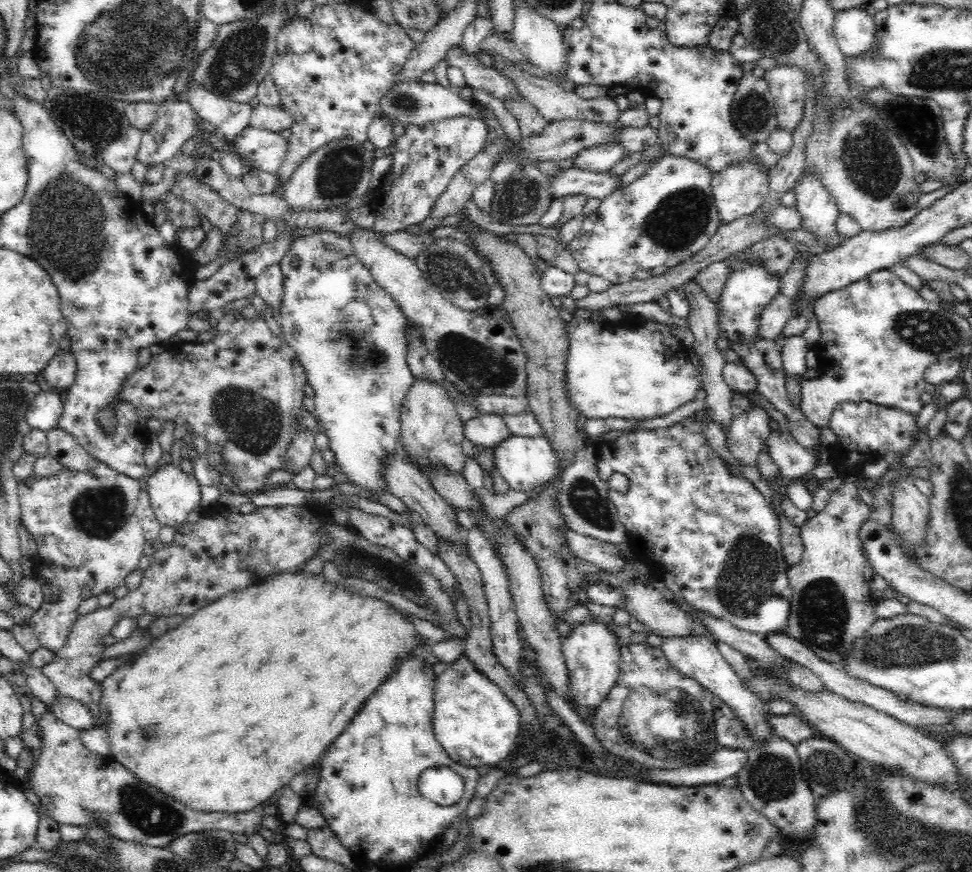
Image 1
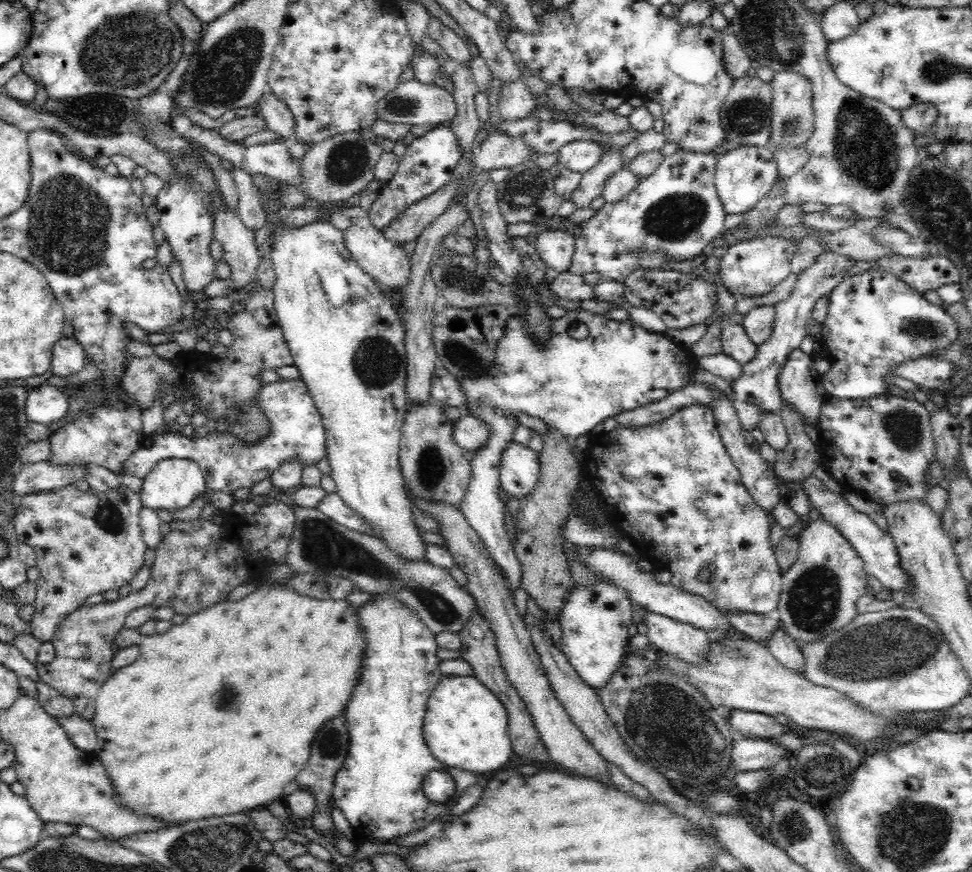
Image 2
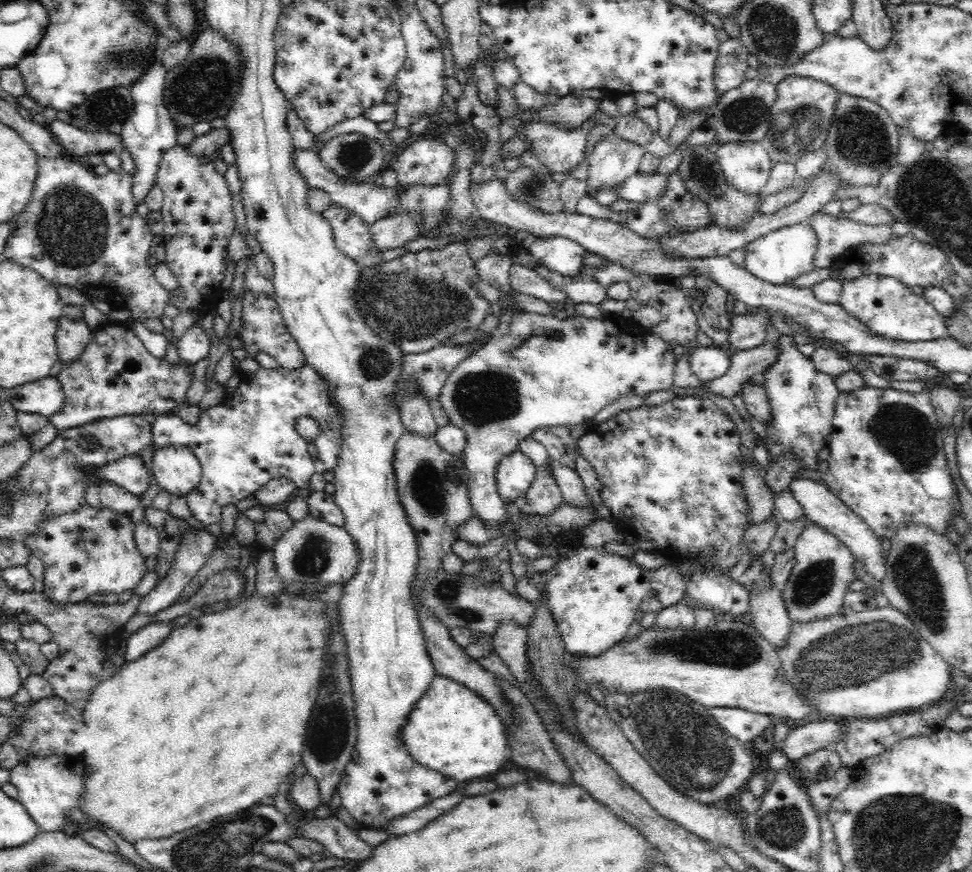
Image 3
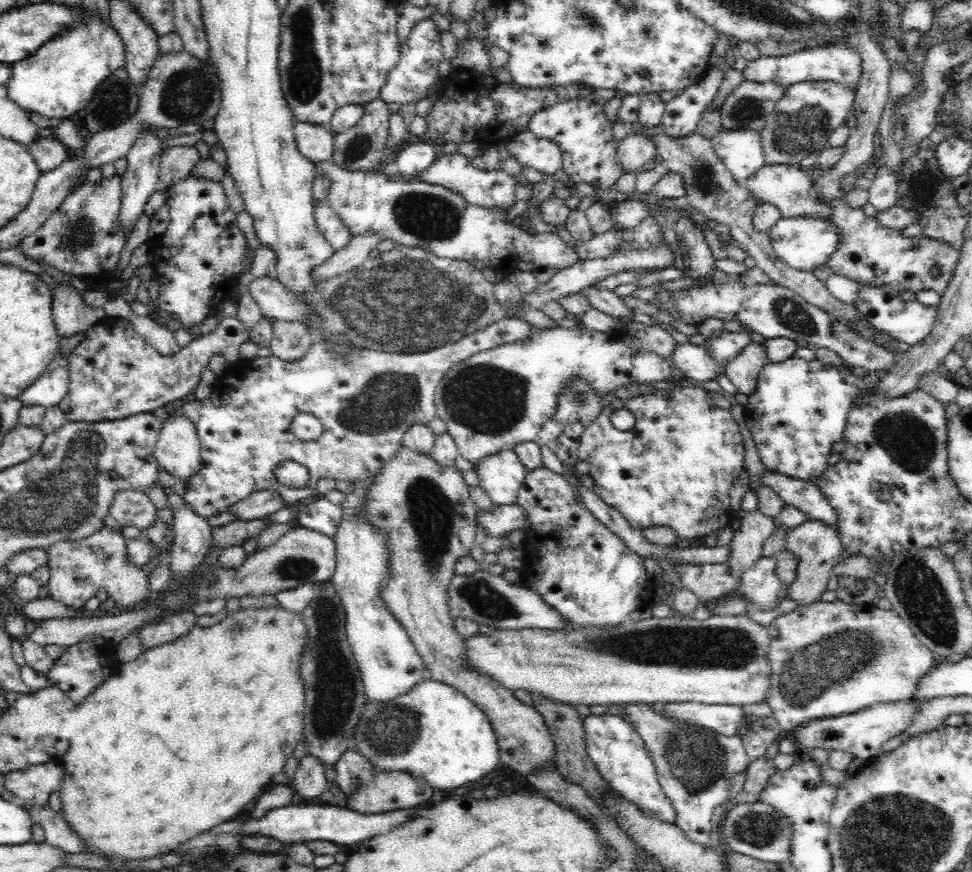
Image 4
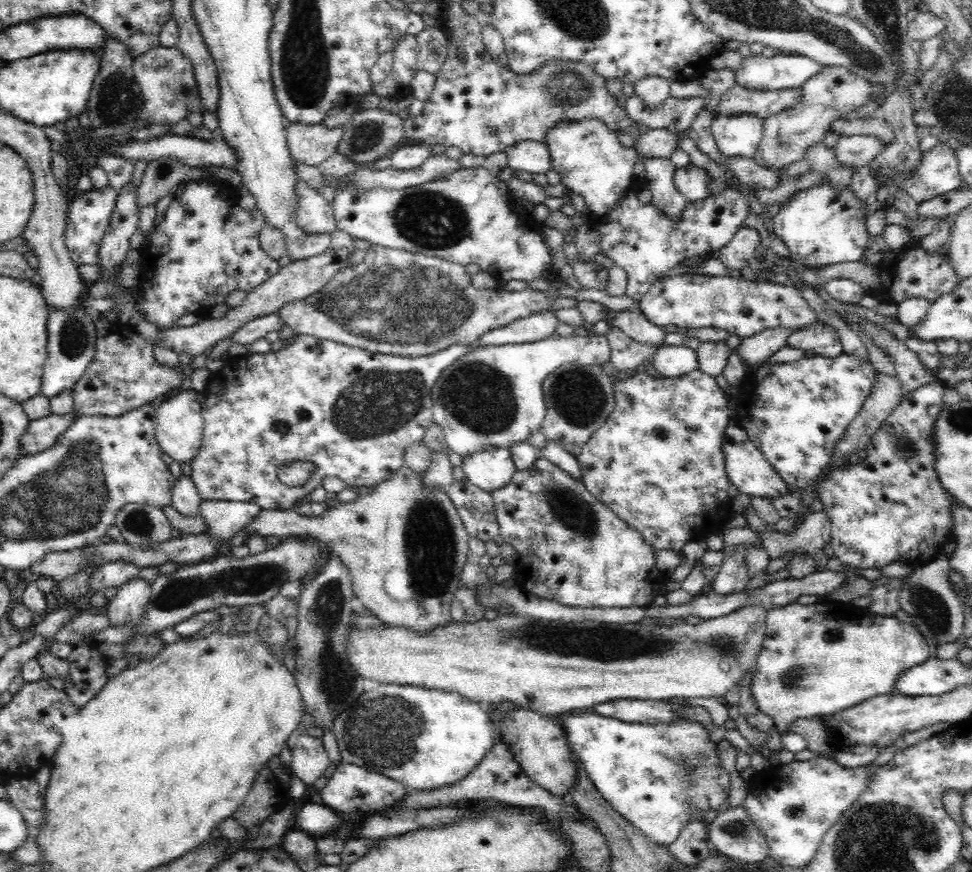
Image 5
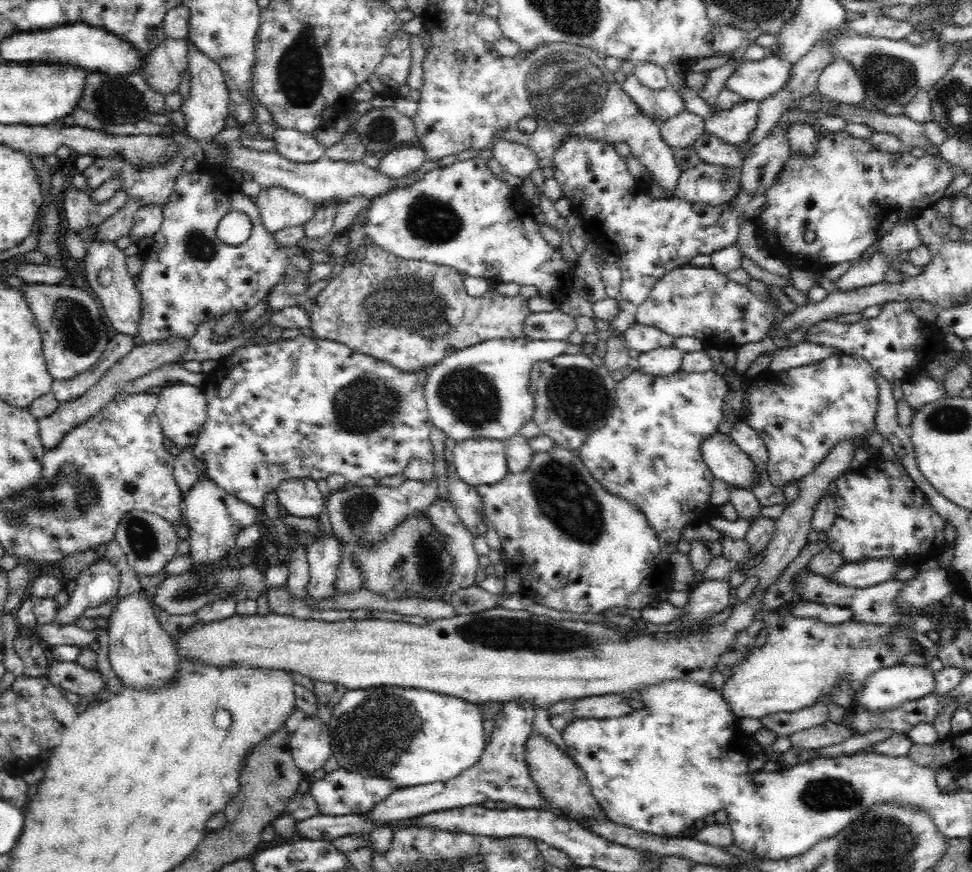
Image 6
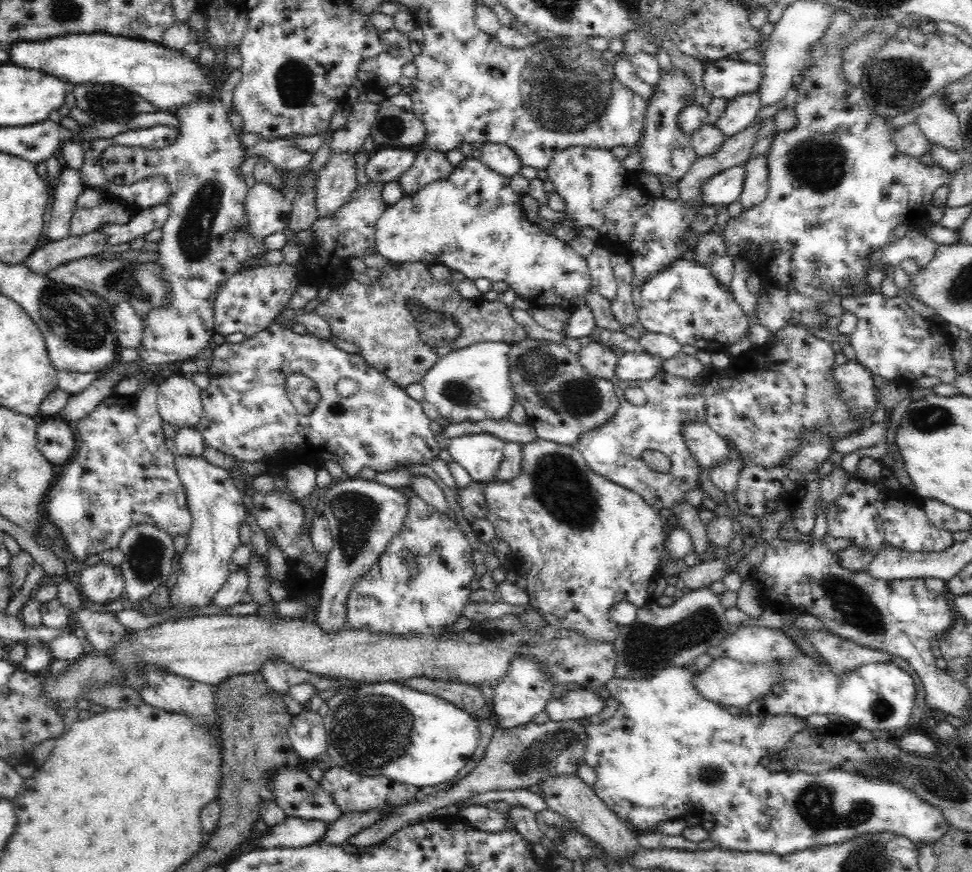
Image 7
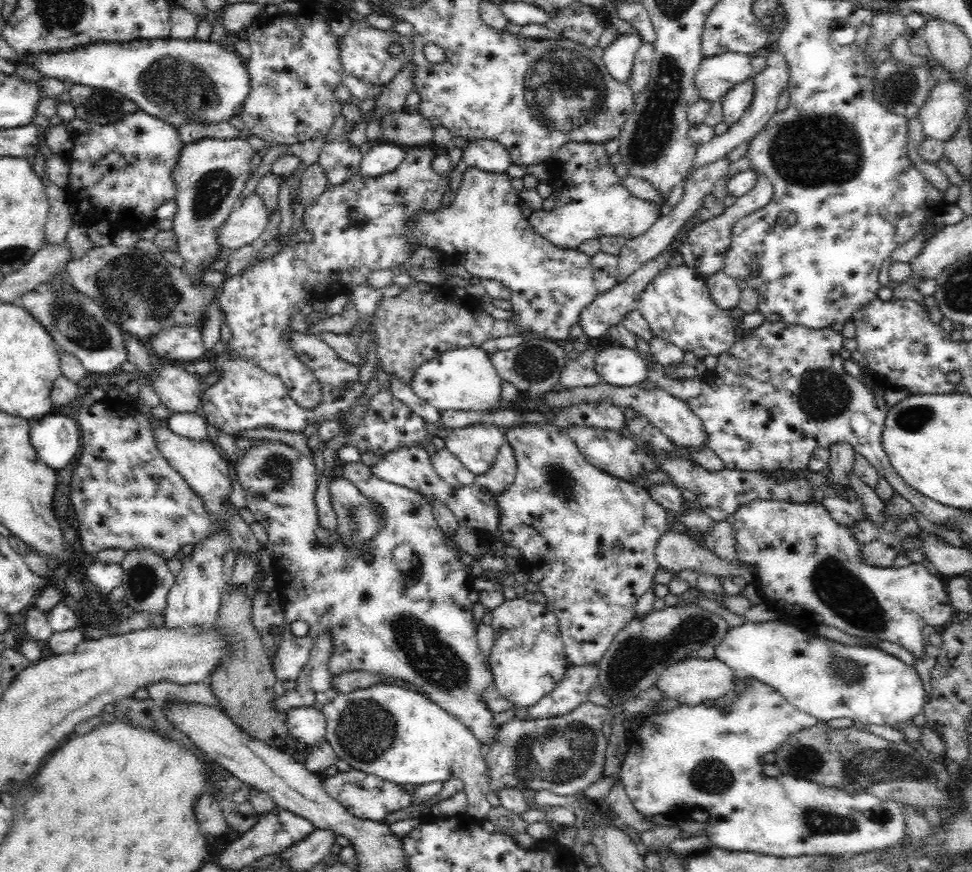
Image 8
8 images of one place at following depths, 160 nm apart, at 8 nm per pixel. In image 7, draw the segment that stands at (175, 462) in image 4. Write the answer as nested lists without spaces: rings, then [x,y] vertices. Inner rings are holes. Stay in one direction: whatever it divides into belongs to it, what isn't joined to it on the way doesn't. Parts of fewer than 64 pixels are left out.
[[[170,375],[157,383],[157,403],[161,419],[172,427],[192,427],[202,419],[201,388],[191,379],[191,375]]]

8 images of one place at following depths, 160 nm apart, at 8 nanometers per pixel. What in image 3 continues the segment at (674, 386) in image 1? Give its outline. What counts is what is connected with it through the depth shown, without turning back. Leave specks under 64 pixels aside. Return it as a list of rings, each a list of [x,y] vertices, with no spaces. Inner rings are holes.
[[[499,313],[499,325],[490,340],[450,372],[437,397],[449,423],[460,428],[466,436],[463,454],[470,475],[468,489],[473,514],[502,527],[501,523],[506,520],[506,506],[497,492],[498,464],[536,430],[546,426],[573,427],[593,418],[620,396],[638,394],[646,397],[654,390],[672,388],[672,374],[677,362],[672,349],[658,335],[638,328],[636,323],[630,324],[630,319],[614,318],[612,313],[600,320],[588,320],[579,314],[568,316],[568,320],[558,320],[554,315]]]

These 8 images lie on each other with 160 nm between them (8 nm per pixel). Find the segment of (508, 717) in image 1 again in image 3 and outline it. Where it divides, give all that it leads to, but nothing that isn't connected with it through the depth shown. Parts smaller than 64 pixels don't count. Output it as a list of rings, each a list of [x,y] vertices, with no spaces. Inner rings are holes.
[[[435,676],[422,695],[410,709],[398,736],[412,761],[456,782],[499,773],[509,749],[504,725],[494,707],[462,683],[441,676]]]

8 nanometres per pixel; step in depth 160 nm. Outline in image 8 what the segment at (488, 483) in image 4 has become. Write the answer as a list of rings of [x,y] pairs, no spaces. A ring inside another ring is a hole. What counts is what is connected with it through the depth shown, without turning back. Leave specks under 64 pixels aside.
[[[474,423],[465,428],[450,429],[443,434],[446,448],[462,462],[462,465],[480,475],[495,462],[498,450],[505,439],[503,430],[495,424]]]

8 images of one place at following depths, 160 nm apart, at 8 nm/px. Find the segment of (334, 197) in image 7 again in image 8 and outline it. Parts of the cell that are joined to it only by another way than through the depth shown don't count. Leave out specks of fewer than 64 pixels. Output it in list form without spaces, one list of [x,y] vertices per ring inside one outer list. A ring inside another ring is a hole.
[[[348,140],[326,142],[319,152],[317,162],[322,165],[328,182],[338,186],[358,173],[363,153]]]

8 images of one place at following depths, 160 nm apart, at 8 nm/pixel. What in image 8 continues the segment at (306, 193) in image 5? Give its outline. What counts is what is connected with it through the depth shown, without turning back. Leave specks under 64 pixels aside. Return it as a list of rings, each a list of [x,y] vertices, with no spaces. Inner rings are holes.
[[[256,193],[248,196],[238,210],[232,210],[218,231],[218,245],[236,251],[250,244],[265,230],[269,222],[266,206]]]

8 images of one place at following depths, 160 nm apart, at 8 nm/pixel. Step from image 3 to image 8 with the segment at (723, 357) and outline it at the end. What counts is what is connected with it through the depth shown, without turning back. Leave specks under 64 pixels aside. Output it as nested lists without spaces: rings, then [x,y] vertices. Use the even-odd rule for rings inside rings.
[[[601,346],[596,350],[594,371],[612,386],[630,386],[647,378],[646,363],[638,351],[620,346]]]

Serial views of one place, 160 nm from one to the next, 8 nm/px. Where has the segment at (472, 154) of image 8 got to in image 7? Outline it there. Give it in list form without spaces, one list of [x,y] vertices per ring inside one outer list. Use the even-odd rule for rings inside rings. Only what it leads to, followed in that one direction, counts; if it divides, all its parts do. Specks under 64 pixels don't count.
[[[482,144],[480,161],[490,170],[511,177],[518,174],[521,168],[516,152],[505,144]]]

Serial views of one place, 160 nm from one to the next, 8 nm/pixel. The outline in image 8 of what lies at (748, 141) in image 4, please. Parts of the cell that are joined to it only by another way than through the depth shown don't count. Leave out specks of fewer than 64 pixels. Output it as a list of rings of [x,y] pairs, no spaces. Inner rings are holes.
[[[752,77],[744,80],[744,83],[736,84],[722,99],[723,121],[730,125],[737,122],[750,106],[755,96],[756,82]]]

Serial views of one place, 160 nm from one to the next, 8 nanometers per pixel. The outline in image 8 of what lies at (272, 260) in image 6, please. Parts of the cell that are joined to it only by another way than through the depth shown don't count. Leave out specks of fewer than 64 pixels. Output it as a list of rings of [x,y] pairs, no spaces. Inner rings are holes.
[[[245,139],[200,140],[183,146],[173,170],[176,187],[177,213],[174,215],[174,232],[178,236],[178,254],[184,258],[184,270],[191,280],[202,282],[200,272],[208,268],[208,262],[220,252],[218,231],[229,218],[232,204],[244,188],[252,147]],[[178,325],[158,330],[152,340],[152,348],[162,360],[200,360],[204,344],[200,338],[200,326]]]

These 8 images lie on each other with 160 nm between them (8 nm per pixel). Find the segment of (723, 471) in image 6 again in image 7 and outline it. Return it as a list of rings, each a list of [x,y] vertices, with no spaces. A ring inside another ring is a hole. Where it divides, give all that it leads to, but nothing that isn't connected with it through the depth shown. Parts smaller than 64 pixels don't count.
[[[689,421],[683,424],[683,440],[698,465],[711,468],[717,462],[730,461],[732,458],[727,442],[705,422]]]

